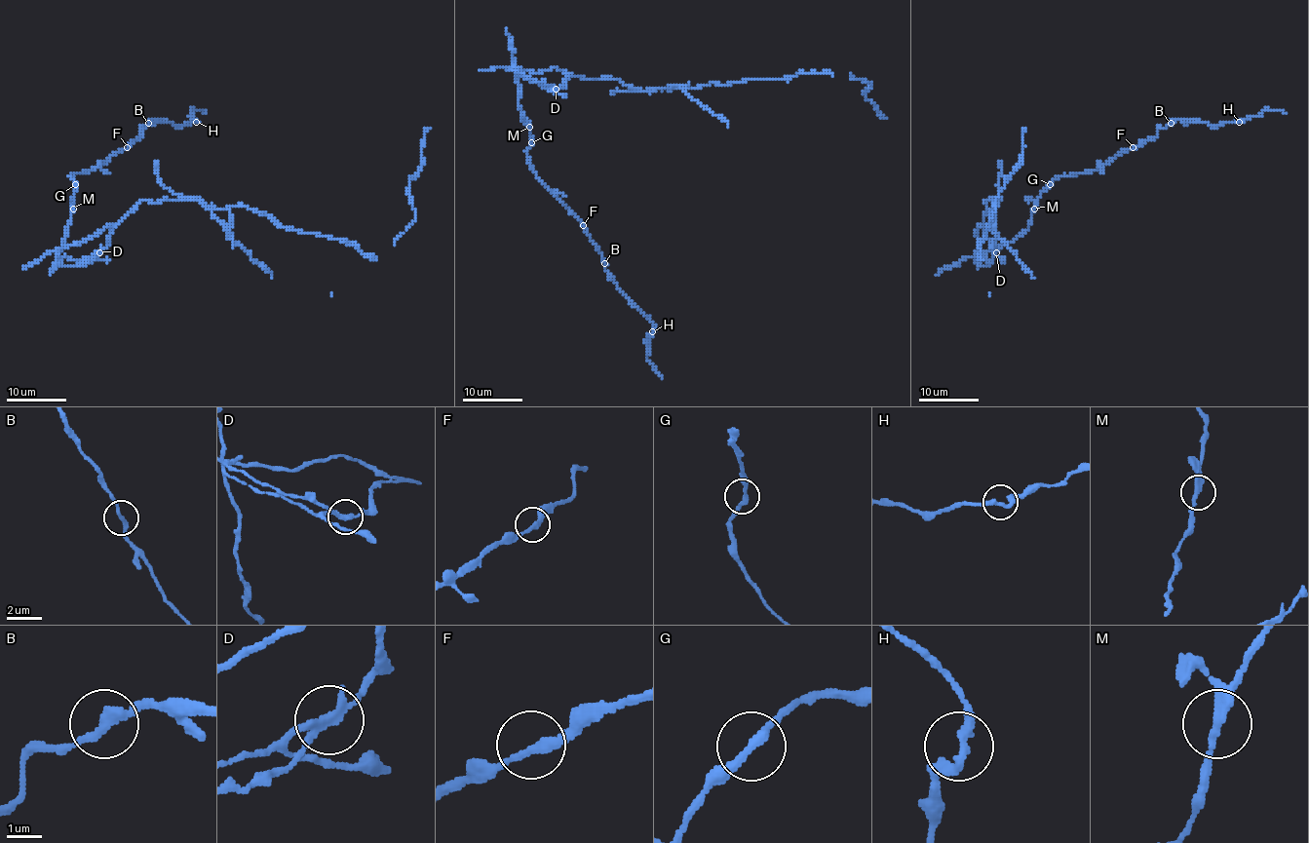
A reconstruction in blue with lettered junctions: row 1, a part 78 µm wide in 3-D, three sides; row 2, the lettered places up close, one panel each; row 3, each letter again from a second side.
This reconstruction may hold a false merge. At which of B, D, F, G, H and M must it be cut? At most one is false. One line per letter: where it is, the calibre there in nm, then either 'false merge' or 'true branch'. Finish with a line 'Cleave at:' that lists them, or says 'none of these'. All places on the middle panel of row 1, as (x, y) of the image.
B: place (604, 263); calibre 240 nm; true branch
D: place (556, 89); calibre 200 nm; false merge
F: place (583, 225); calibre 240 nm; true branch
G: place (531, 142); calibre 240 nm; true branch
H: place (652, 331); calibre 240 nm; true branch
M: place (529, 127); calibre 220 nm; true branch
Cleave at: D

